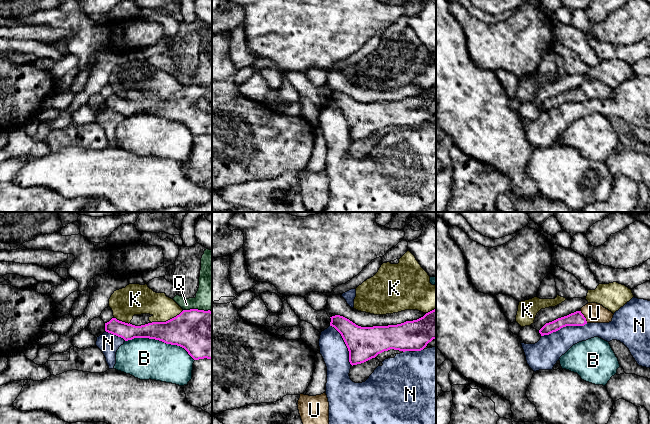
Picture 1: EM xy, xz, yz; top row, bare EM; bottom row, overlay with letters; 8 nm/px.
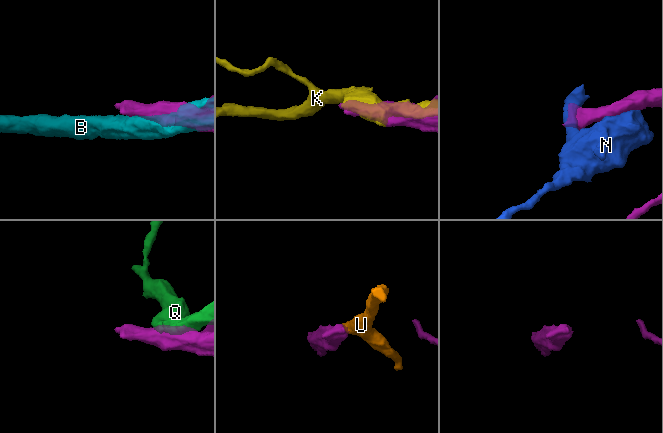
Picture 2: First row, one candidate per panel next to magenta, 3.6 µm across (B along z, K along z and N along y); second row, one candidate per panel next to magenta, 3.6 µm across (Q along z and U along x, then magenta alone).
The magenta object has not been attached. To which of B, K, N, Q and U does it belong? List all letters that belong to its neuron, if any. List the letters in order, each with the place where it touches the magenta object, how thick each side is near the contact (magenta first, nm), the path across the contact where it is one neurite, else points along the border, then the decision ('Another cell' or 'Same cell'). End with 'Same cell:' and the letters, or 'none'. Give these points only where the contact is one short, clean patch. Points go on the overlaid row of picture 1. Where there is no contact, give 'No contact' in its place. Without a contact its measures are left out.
B: Touches magenta at xy (160, 340). Thickness 300 nm (magenta) against 320 nm. Another cell
K: Touches magenta at xy (168, 320). Thickness 360 nm (magenta) against 220 nm. Another cell
N: Touches magenta at yz (564, 326). Thickness 110 nm (magenta) against 220 nm. Another cell
Q: Touches magenta at xy (196, 309). Thickness 380 nm (magenta) against 240 nm. Boundary: xy (209, 309), (183, 310). Another cell
U: Touches magenta at yz (583, 316). Thickness 110 nm (magenta) against 160 nm. Path across: yz (577, 318), (583, 316), (594, 313). Same cell
Same cell: U

